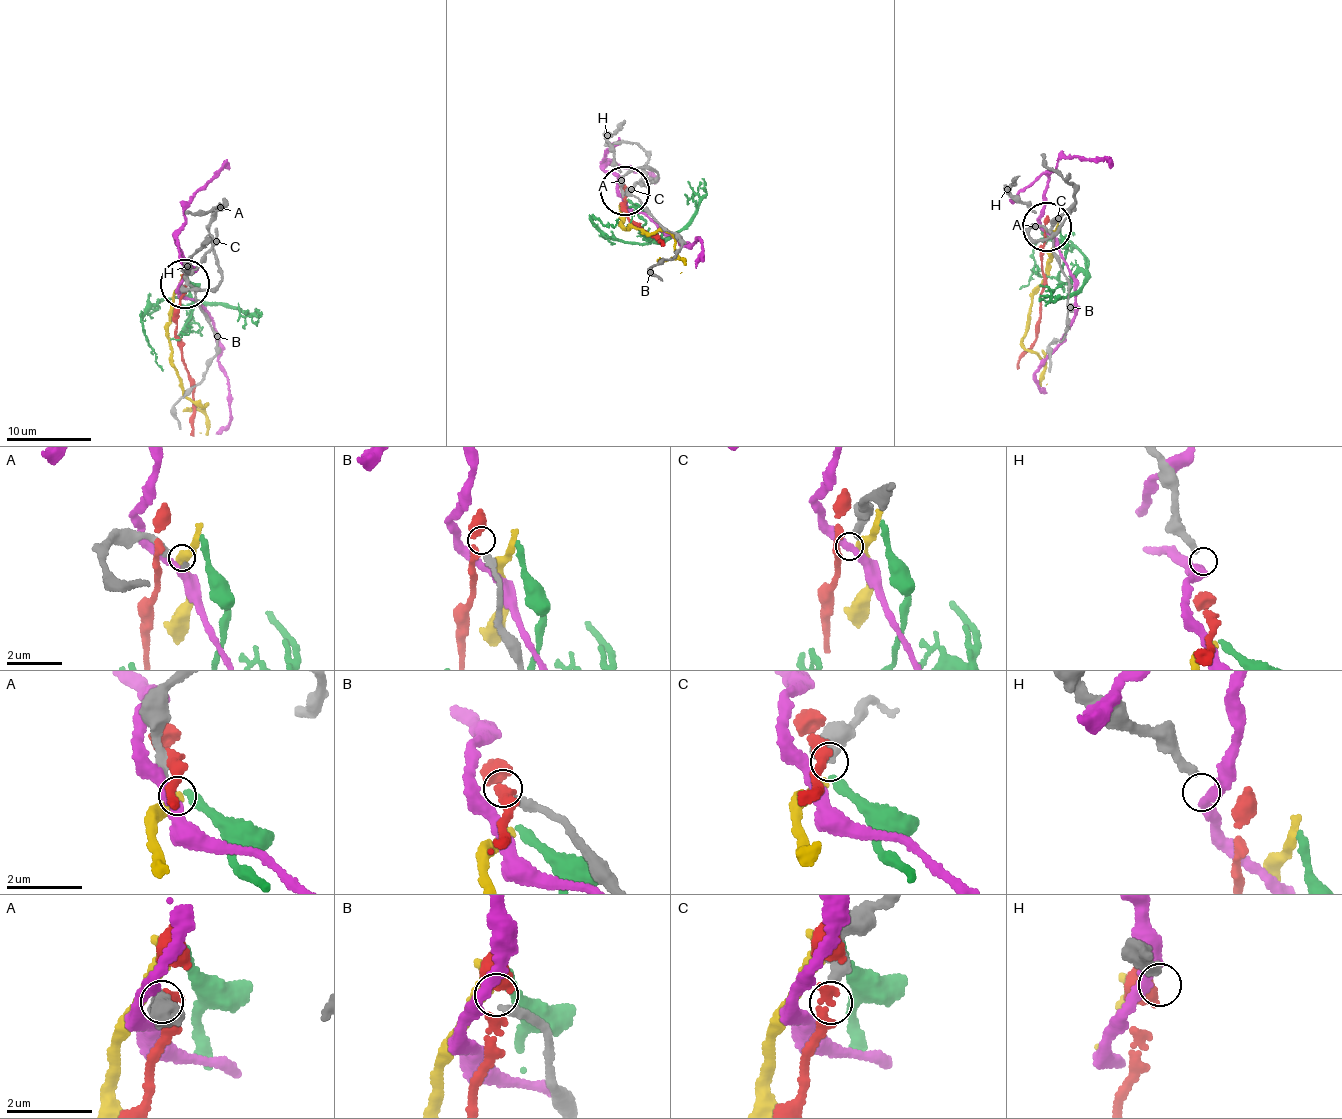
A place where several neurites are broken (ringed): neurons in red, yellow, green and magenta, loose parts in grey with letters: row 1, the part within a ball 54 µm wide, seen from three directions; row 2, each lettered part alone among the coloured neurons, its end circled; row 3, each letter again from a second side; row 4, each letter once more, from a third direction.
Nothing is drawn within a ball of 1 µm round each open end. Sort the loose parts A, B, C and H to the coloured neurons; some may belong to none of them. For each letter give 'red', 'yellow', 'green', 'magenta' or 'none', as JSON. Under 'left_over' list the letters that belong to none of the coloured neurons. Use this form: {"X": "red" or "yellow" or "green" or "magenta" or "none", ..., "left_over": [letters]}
{"A": "none", "B": "none", "C": "none", "H": "none", "left_over": ["A", "B", "C", "H"]}

